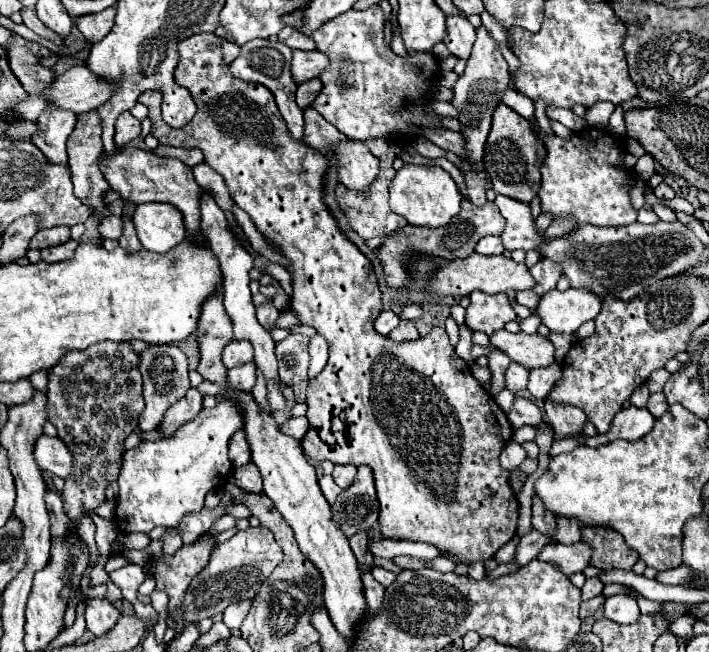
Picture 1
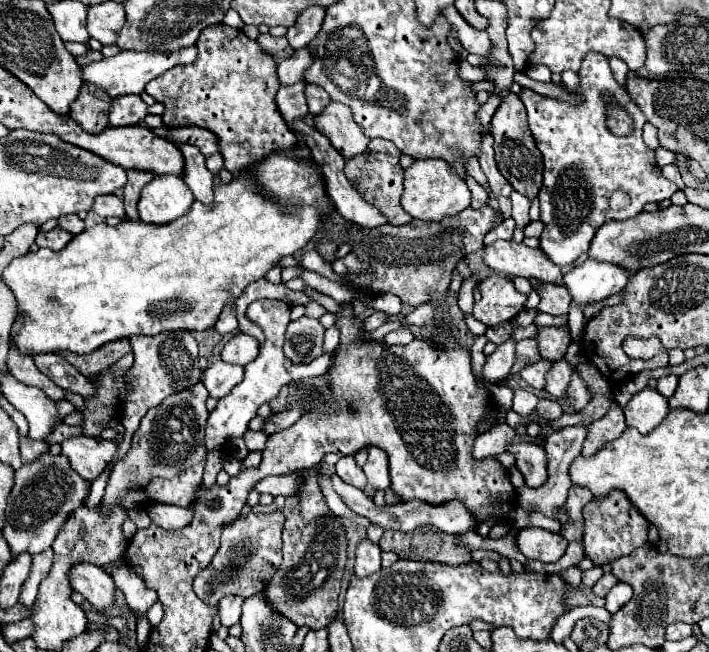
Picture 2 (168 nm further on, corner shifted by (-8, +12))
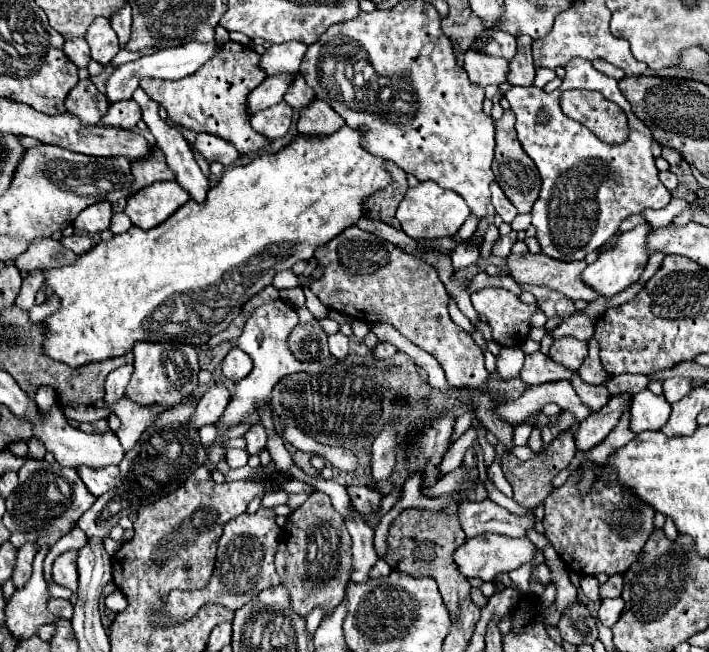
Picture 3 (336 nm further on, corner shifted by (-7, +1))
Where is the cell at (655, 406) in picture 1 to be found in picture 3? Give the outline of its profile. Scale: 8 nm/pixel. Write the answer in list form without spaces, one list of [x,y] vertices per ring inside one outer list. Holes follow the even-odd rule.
[[[673,377],[673,379],[667,379],[663,381],[663,395],[669,403],[675,403],[679,401],[681,397],[685,397],[687,393],[693,391],[693,381],[691,379],[679,379],[679,377]]]

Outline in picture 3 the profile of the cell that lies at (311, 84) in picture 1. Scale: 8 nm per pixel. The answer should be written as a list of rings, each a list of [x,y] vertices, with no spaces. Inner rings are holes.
[[[285,101],[277,103],[265,111],[259,111],[257,115],[251,115],[251,127],[267,139],[279,139],[287,133],[293,121],[291,113],[293,109]]]

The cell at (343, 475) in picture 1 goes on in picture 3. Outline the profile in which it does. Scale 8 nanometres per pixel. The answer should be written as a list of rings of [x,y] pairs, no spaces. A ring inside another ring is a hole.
[[[347,487],[347,493],[353,501],[353,505],[357,507],[357,511],[361,511],[365,517],[371,517],[379,511],[379,503],[383,499],[383,495],[375,489],[369,489],[369,487]]]

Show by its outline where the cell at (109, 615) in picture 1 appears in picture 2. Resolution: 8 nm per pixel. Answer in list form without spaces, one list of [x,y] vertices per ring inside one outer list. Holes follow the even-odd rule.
[[[78,564],[78,568],[74,568],[74,590],[80,592],[96,612],[108,612],[114,606],[116,584],[102,568]]]

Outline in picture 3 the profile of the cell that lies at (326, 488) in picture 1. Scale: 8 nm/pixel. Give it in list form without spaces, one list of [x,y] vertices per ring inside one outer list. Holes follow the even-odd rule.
[[[469,501],[465,507],[459,505],[461,527],[467,537],[477,537],[483,533],[499,533],[507,537],[525,537],[529,529],[535,527],[535,515],[515,515],[493,501]]]

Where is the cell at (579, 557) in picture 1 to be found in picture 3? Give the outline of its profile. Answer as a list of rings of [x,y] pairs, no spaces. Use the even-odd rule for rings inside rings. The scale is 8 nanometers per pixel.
[[[485,533],[479,537],[467,537],[465,543],[453,553],[453,561],[455,561],[455,565],[463,577],[467,577],[467,579],[479,577],[481,581],[493,581],[493,577],[497,573],[501,573],[501,571],[509,573],[509,571],[517,569],[519,565],[531,561],[537,551],[539,549],[527,537],[513,539],[513,537],[505,537],[505,535]]]

